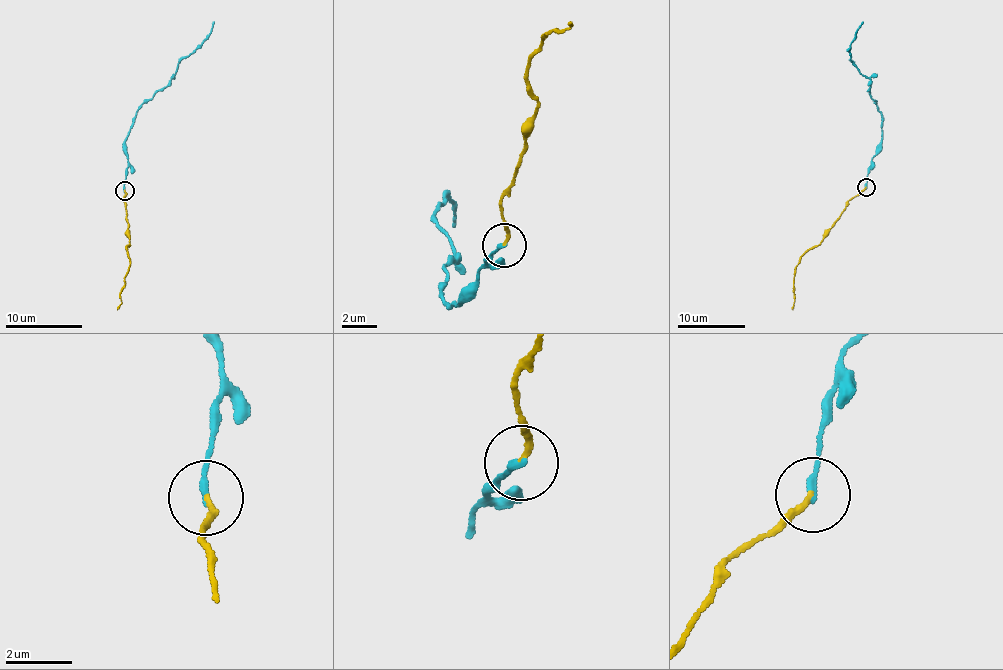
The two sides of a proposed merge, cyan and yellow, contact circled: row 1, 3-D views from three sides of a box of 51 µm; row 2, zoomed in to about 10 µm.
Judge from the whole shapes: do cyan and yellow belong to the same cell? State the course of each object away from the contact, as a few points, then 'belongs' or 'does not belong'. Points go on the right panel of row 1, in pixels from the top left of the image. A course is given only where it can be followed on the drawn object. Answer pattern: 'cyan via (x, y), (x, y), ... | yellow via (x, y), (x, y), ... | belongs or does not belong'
cyan via (866, 187), (870, 161), (880, 142), (881, 117), (869, 81), (850, 55), (851, 41), (864, 21) | yellow via (866, 187), (850, 200), (827, 236), (796, 265), (792, 309) | belongs

